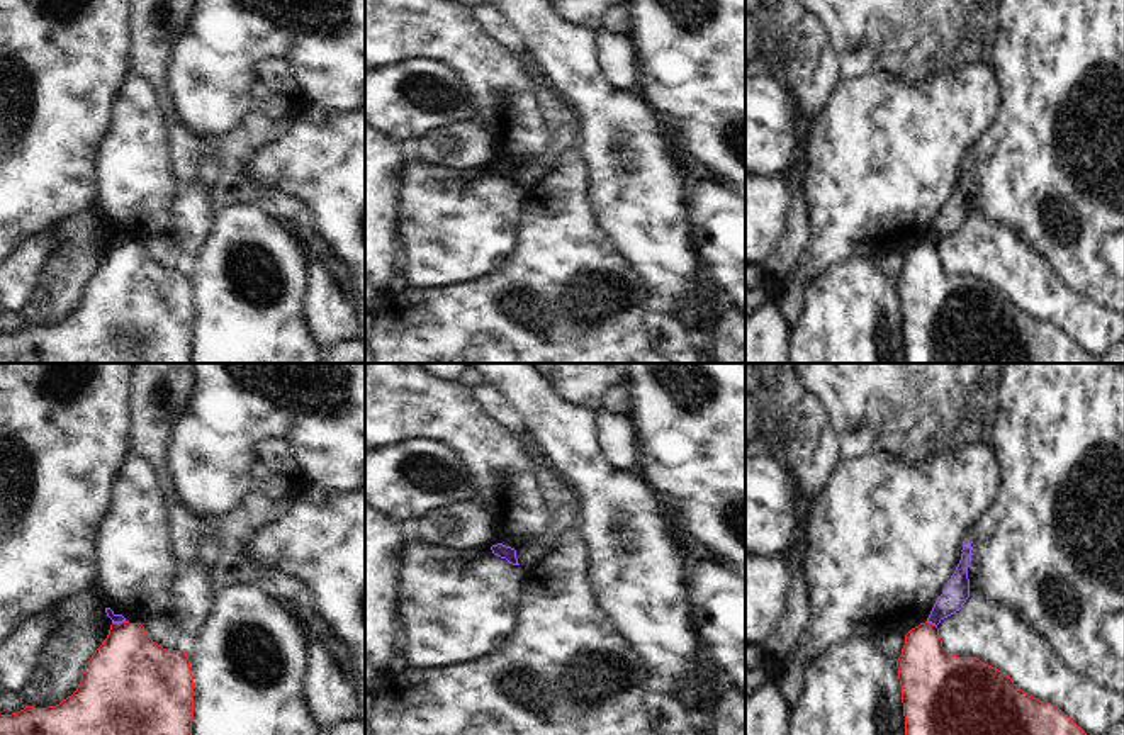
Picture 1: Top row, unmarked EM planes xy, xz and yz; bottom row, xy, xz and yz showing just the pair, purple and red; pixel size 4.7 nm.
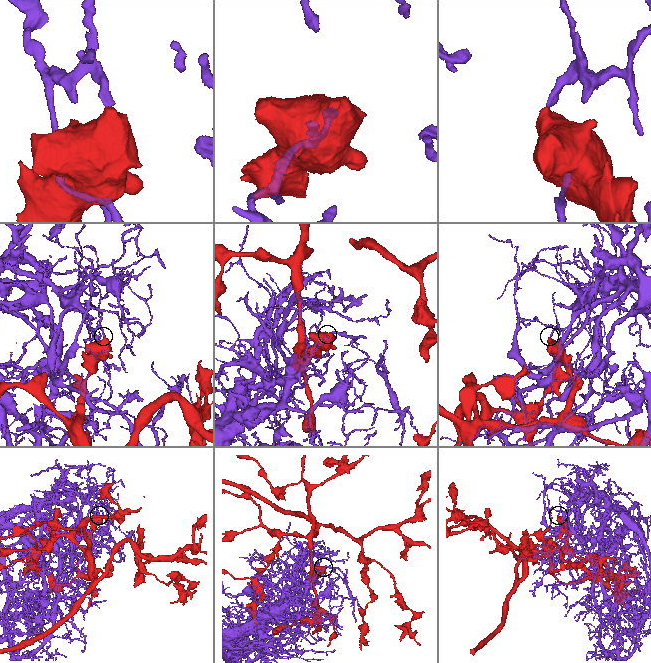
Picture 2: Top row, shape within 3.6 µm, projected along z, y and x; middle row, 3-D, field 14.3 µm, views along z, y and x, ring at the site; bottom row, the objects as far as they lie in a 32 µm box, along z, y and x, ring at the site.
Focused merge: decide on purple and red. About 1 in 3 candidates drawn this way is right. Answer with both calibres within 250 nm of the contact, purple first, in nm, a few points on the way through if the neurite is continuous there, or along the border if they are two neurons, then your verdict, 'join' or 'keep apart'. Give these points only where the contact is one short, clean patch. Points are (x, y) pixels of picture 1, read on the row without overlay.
120 nm thick on the purple side, 280 nm on the other; keep apart

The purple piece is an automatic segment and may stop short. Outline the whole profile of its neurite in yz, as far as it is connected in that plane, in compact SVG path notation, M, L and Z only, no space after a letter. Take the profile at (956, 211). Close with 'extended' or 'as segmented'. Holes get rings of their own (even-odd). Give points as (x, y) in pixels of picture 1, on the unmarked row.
M968 158L963 161L961 180L947 200L942 214L937 217L927 241L932 244L939 244L944 238L954 234L963 227L966 219L969 217L969 199L968 187L971 183L971 163Z; as segmented

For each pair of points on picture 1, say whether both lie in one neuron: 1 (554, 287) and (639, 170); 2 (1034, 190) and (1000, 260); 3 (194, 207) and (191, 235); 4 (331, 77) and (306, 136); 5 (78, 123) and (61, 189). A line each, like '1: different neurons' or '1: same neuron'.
1: different neurons
2: different neurons
3: same neuron
4: different neurons
5: same neuron

